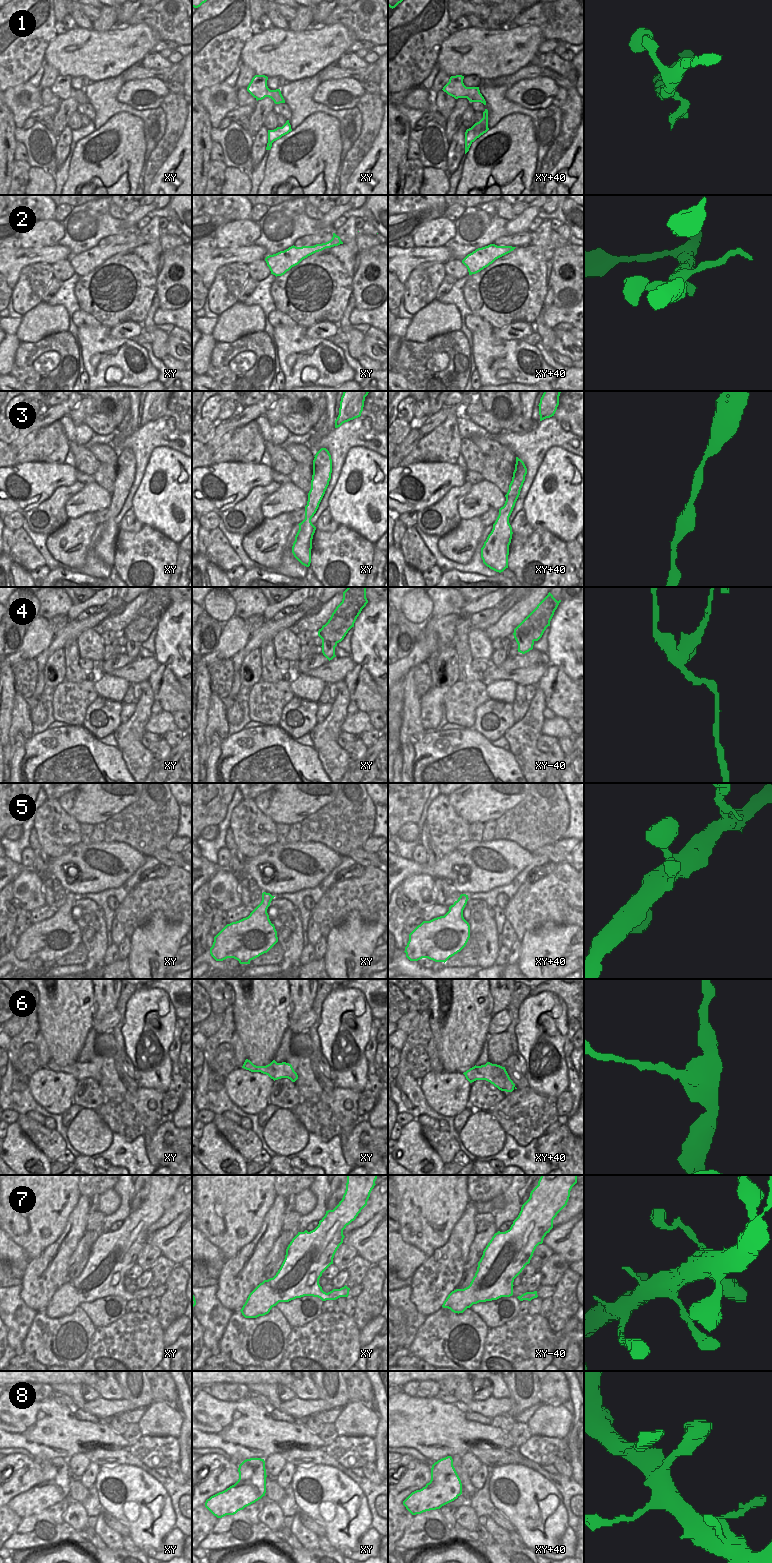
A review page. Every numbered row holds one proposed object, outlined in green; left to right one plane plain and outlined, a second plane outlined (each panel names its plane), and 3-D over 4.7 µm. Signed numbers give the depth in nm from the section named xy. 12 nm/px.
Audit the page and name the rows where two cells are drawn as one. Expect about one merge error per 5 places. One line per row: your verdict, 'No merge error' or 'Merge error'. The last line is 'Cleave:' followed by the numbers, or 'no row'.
1: No merge error
2: No merge error
3: No merge error
4: Merge error
5: No merge error
6: Merge error
7: No merge error
8: No merge error
Cleave: 4, 6.

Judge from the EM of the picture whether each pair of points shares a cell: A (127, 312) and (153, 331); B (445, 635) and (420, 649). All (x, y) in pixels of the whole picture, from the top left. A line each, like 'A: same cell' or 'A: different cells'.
A: different cells
B: different cells

